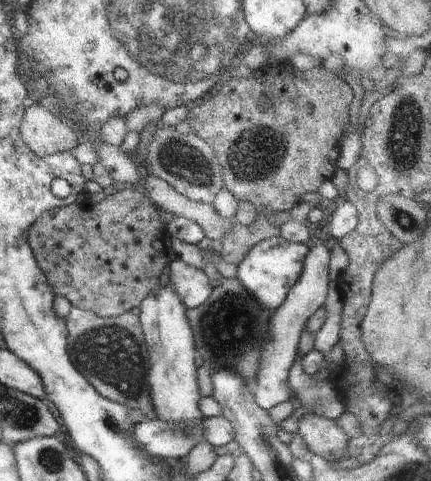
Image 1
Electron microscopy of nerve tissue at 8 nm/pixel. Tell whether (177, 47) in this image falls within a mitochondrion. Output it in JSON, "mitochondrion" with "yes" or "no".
{"mitochondrion":"yes"}

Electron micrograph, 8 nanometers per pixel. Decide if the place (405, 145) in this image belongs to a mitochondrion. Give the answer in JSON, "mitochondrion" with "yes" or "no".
{"mitochondrion":"yes"}

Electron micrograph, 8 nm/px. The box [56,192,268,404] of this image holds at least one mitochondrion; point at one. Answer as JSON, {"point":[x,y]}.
{"point":[112,354]}

